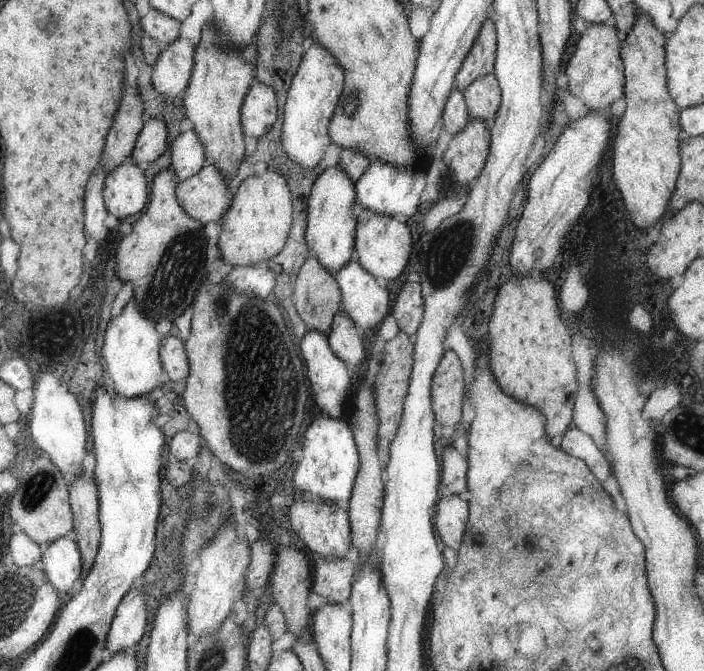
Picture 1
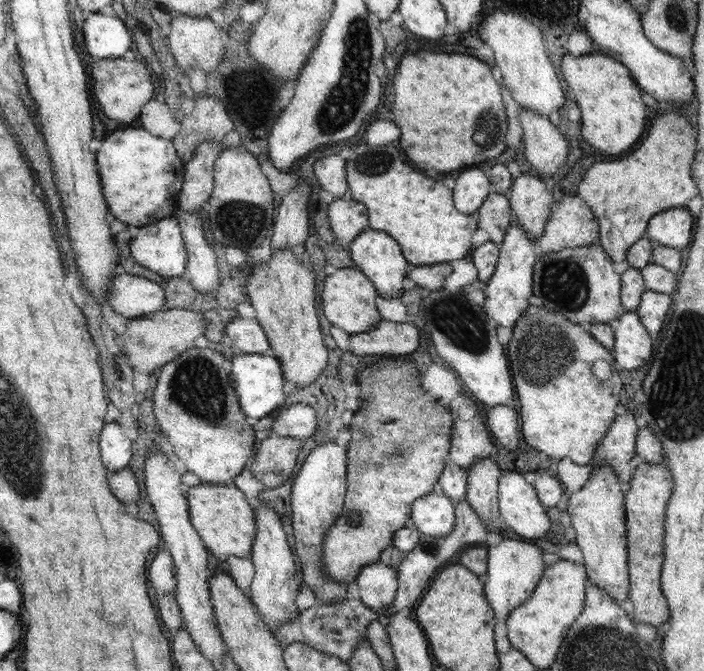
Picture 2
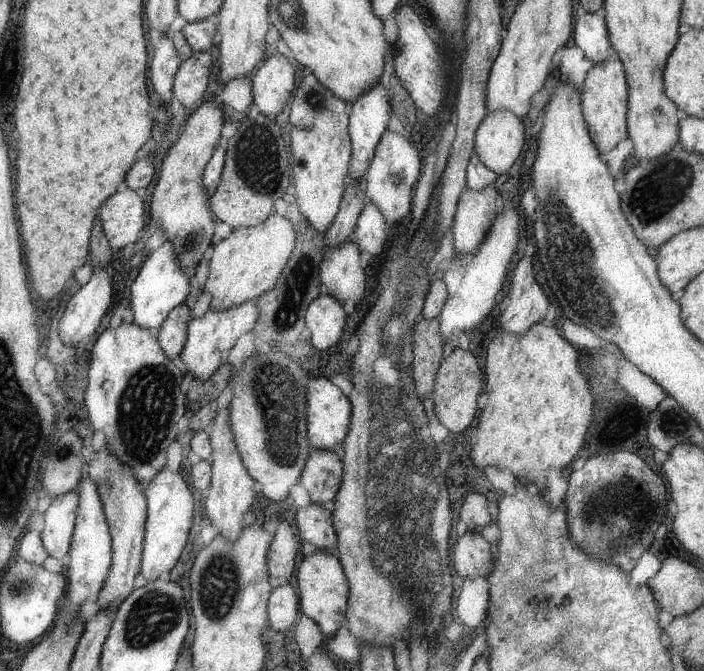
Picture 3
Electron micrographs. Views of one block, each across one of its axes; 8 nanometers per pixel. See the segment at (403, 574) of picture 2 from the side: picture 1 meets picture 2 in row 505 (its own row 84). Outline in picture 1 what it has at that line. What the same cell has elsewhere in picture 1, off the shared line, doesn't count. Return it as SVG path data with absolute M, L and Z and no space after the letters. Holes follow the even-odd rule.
M494 19L486 20L468 58L456 76L456 90L466 90L482 76L494 72L497 60L497 33Z

